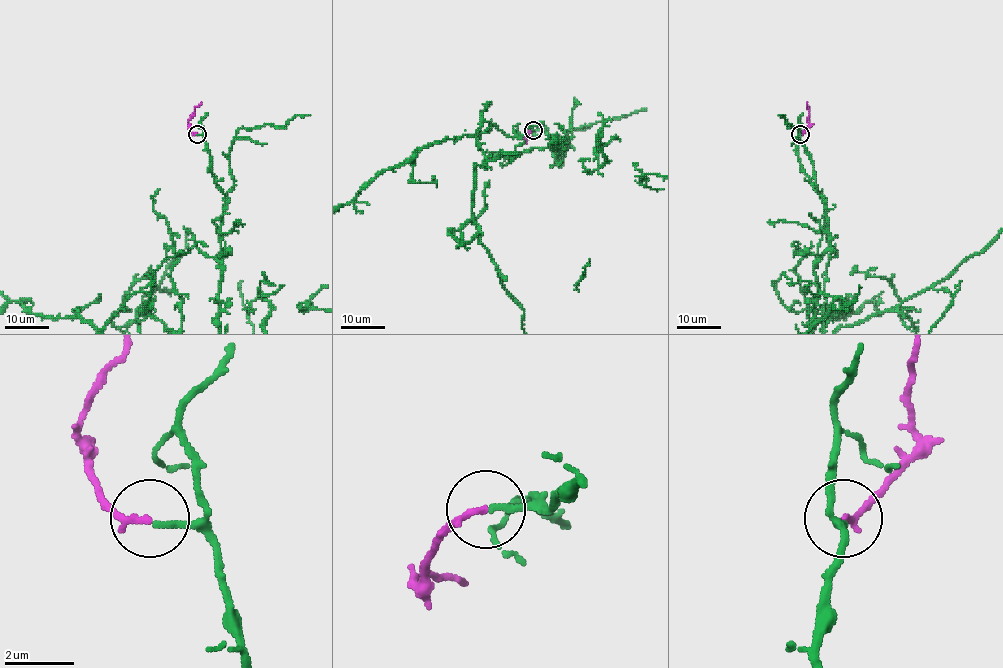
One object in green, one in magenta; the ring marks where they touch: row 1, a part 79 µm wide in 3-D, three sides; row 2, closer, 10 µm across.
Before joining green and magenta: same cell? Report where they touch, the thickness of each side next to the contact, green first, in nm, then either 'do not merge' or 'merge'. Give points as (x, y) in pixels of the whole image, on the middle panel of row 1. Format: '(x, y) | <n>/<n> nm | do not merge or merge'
(533, 130) | 190/200 nm | merge

